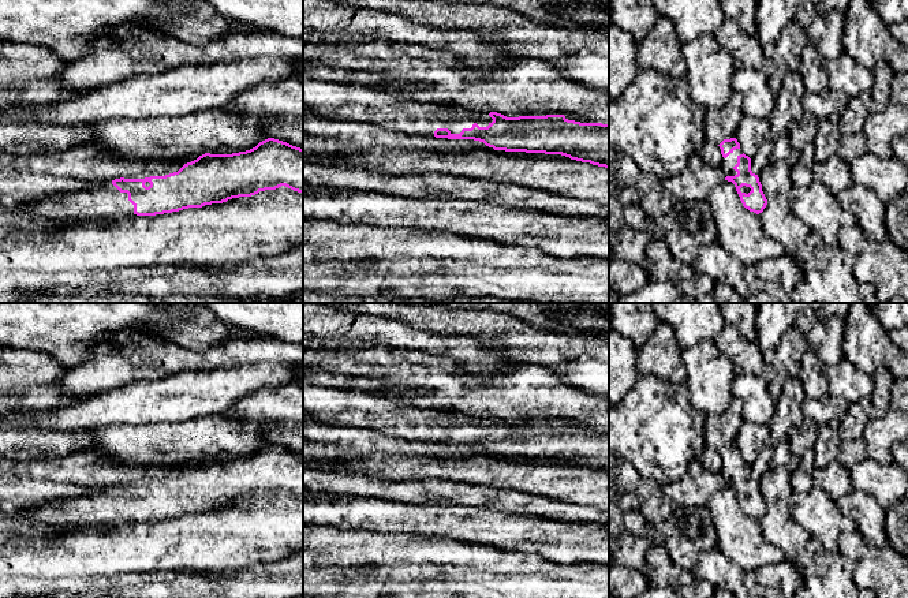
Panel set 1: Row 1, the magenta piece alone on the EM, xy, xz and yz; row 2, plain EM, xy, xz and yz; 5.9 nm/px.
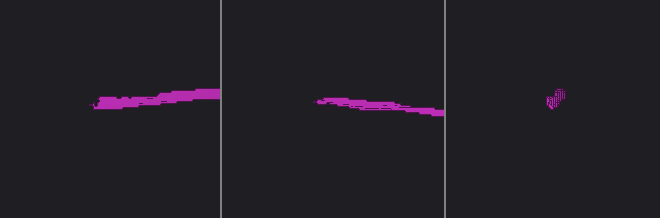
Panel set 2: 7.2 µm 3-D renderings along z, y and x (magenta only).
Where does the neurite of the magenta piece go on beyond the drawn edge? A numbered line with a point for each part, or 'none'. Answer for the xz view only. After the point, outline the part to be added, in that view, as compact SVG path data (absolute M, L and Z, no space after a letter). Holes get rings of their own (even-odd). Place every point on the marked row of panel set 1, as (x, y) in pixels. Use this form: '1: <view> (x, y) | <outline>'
1: xz (329, 100) | M304 76L303 106L325 119L369 123L386 132L408 137L434 137L437 128L460 134L474 123L487 127L493 122L487 112L399 100L373 87L318 82Z

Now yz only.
1: yz (727, 164) | M736 149L726 158L722 157L720 168L724 171L725 177L737 175L733 167L737 164L737 157L740 154L743 154L743 150Z

